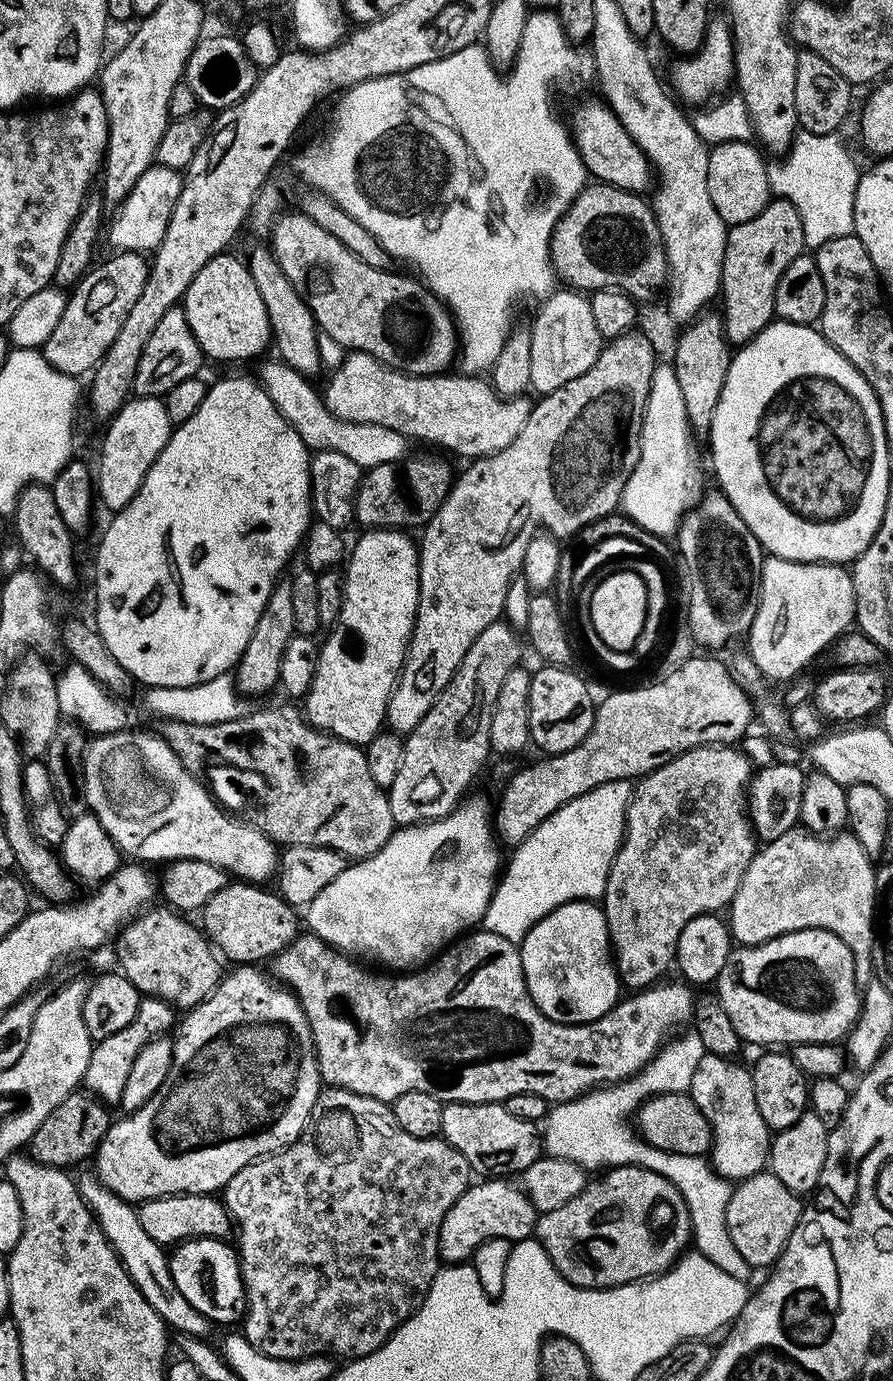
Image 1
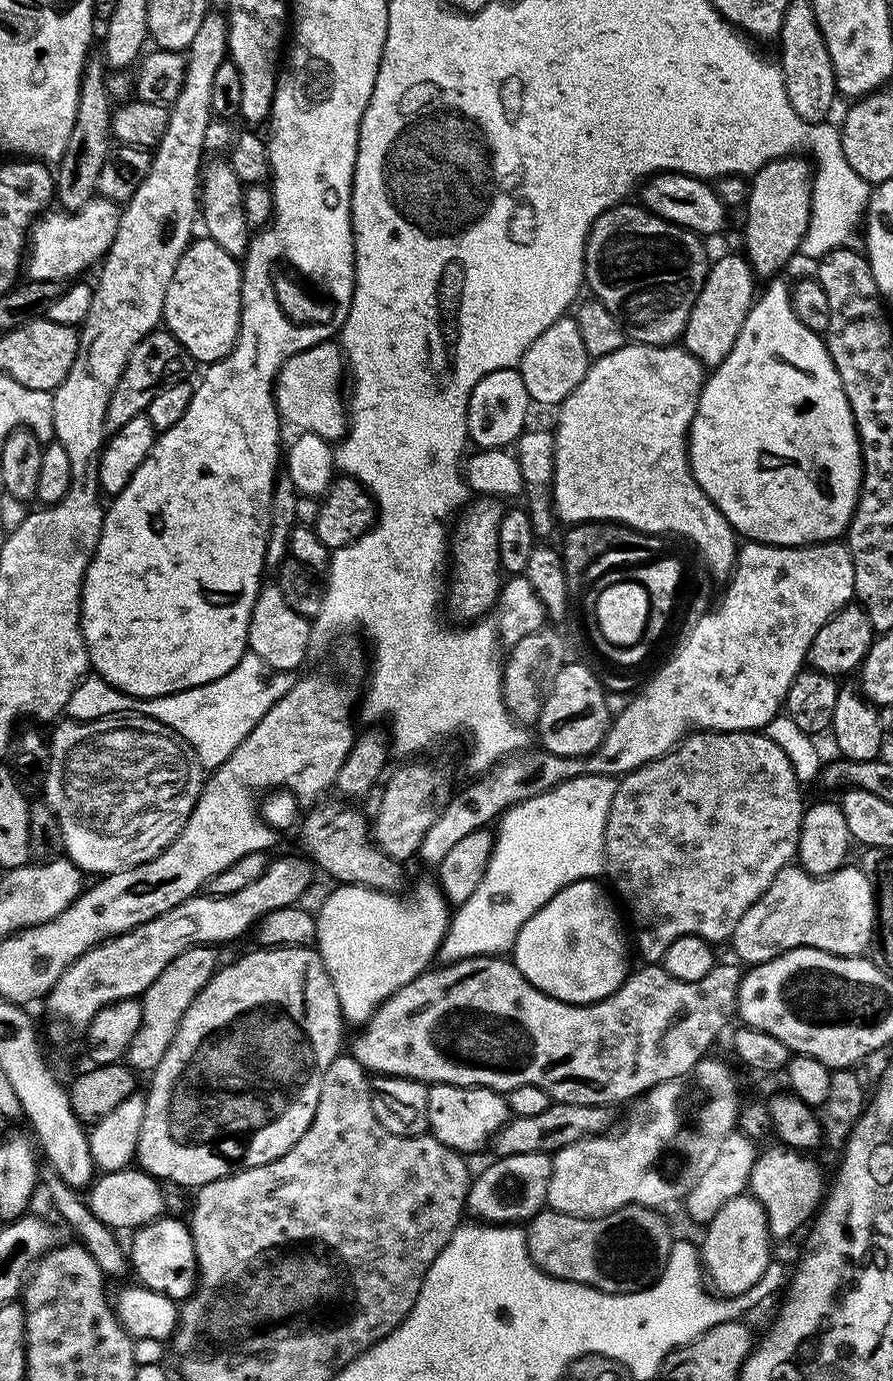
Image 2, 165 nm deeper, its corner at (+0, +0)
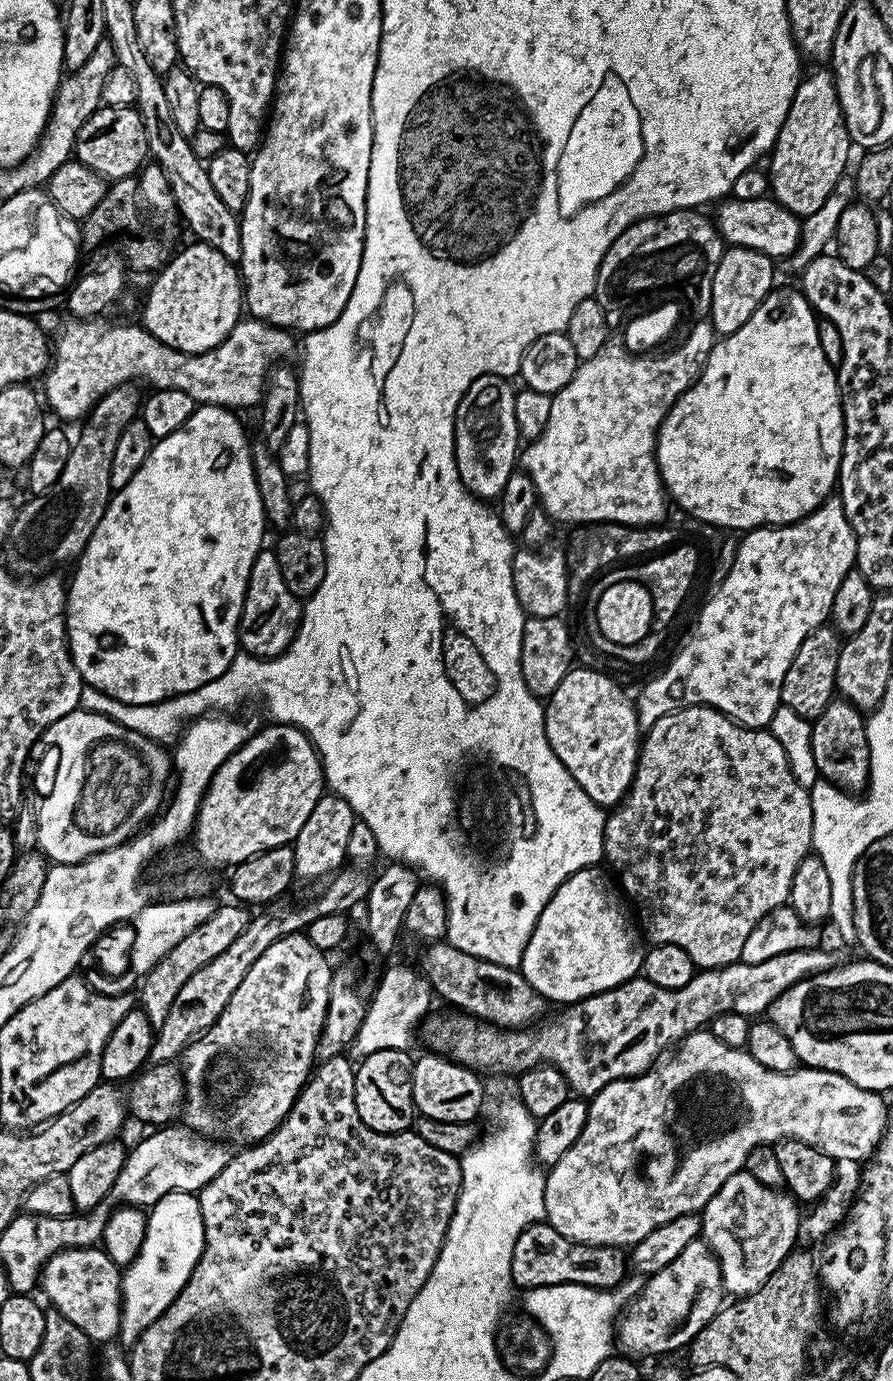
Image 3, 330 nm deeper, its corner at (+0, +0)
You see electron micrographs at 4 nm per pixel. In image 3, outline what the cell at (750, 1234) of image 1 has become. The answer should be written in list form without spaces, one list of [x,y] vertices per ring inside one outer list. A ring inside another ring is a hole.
[[[697,1238],[682,1250],[670,1266],[651,1273],[643,1281],[640,1291],[615,1325],[615,1339],[632,1358],[660,1356],[675,1348],[687,1349],[692,1339],[720,1312],[724,1299],[720,1261],[703,1239]]]

